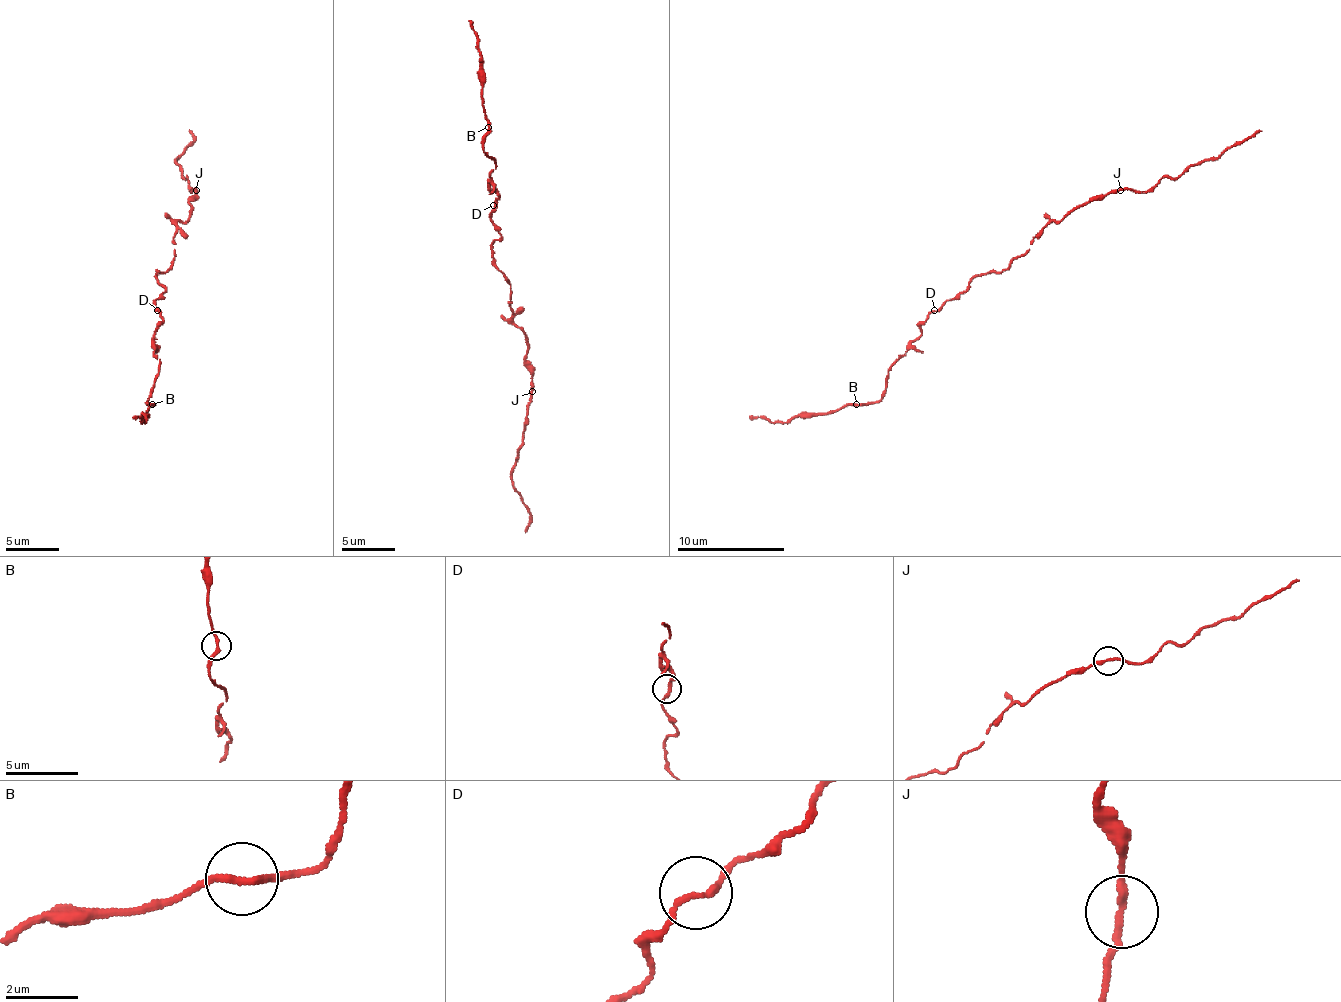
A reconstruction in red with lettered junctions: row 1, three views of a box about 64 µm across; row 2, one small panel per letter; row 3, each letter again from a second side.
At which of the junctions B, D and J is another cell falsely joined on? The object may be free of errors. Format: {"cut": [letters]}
{"cut": []}

